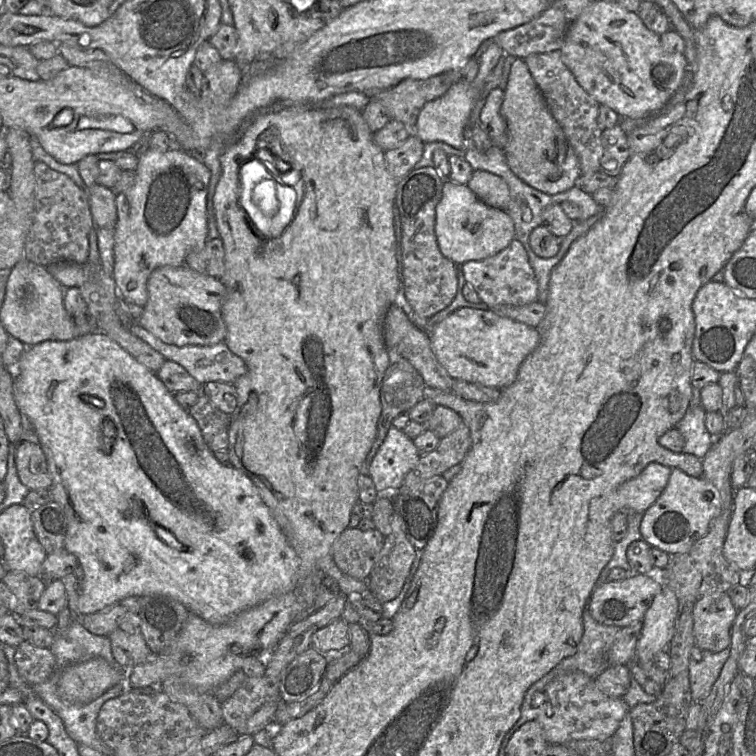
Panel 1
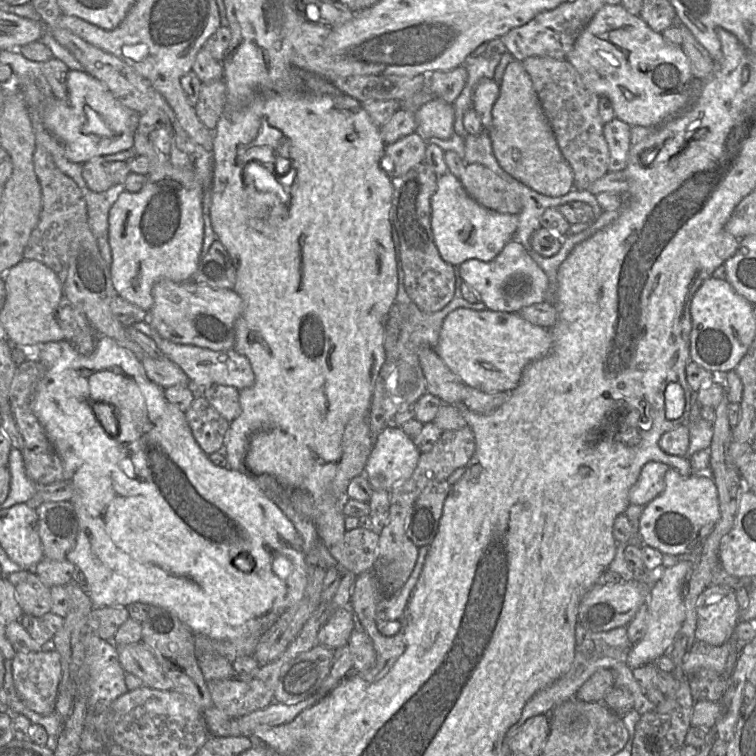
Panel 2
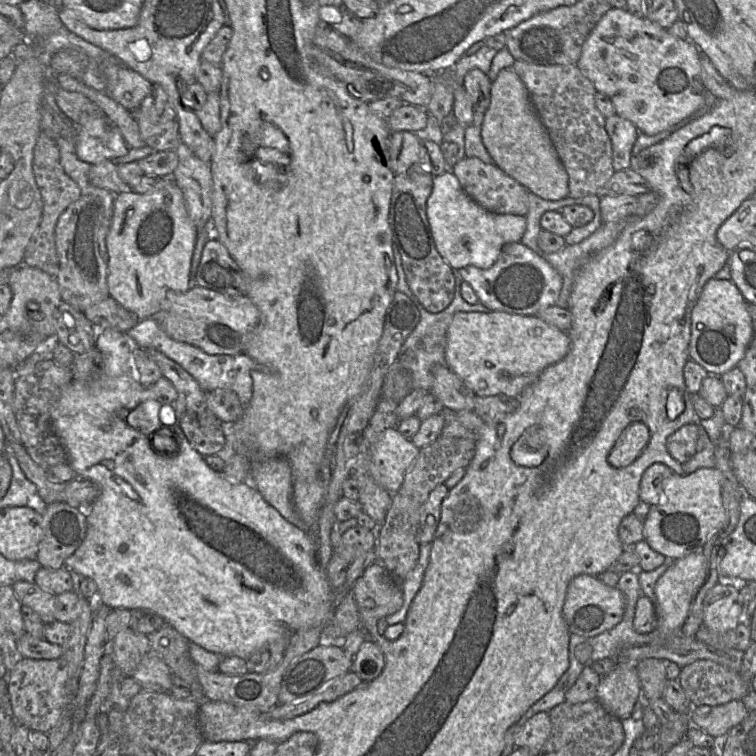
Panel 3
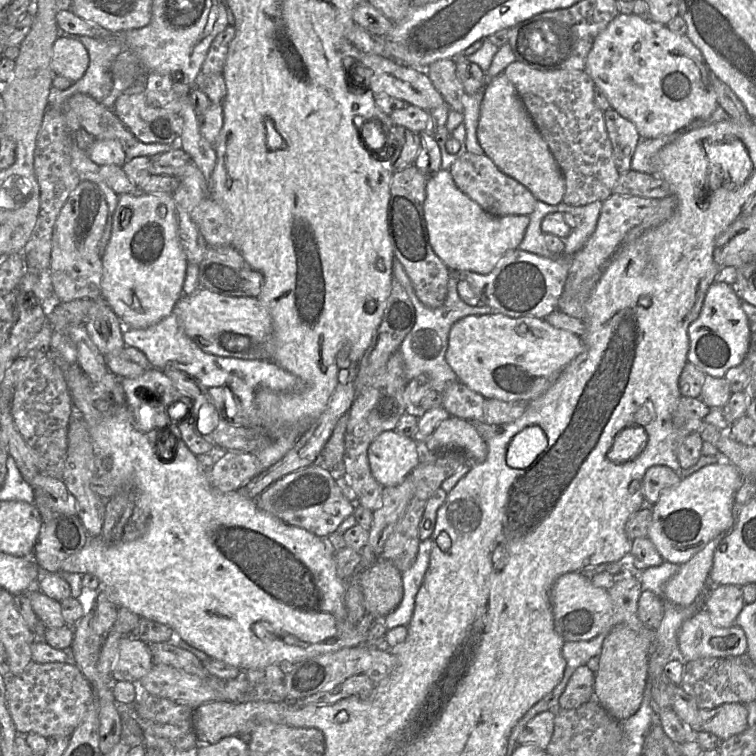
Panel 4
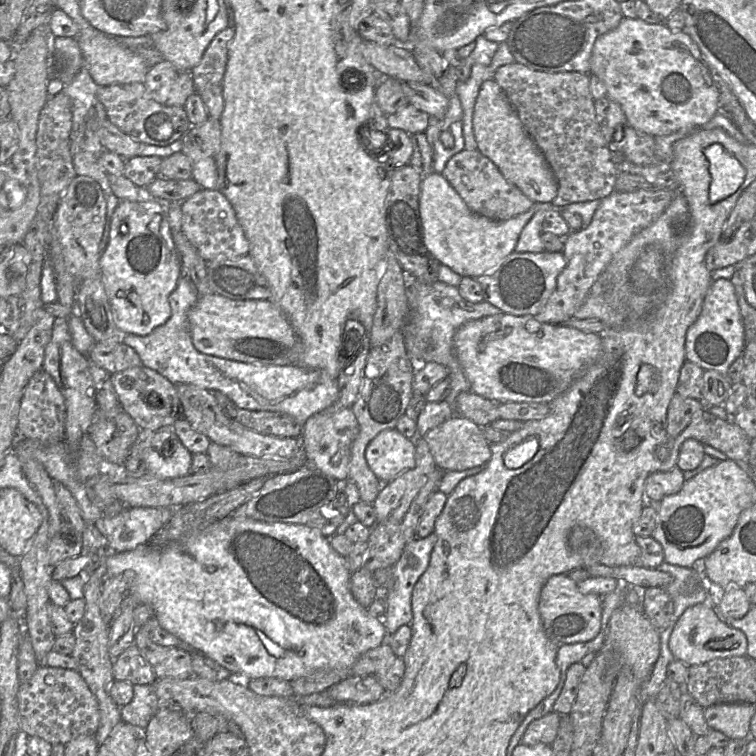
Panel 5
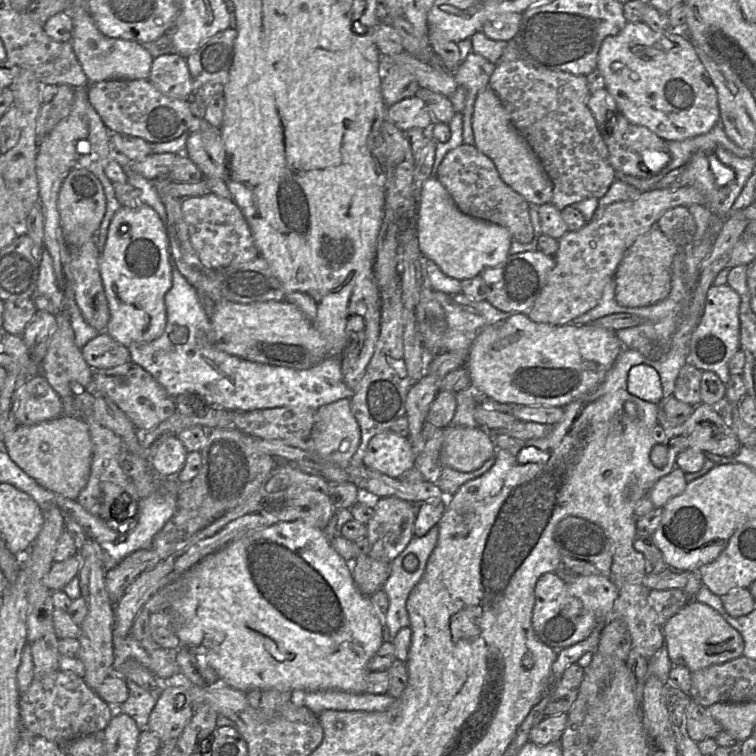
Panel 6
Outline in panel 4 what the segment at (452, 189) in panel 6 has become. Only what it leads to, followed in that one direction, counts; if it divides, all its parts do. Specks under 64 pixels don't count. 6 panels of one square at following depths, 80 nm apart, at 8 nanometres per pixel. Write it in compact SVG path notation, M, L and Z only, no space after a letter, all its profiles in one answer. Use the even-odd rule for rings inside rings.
M466 152L449 168L456 186L484 211L495 216L530 215L536 205L533 194L521 183L502 172L485 154Z

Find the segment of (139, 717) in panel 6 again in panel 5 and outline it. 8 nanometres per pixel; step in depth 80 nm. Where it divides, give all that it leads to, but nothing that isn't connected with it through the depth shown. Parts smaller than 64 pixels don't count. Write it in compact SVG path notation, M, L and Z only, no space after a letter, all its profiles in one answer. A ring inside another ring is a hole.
M134 684L131 702L120 708L122 721L139 729L143 737L144 729L158 709L158 699L155 685Z

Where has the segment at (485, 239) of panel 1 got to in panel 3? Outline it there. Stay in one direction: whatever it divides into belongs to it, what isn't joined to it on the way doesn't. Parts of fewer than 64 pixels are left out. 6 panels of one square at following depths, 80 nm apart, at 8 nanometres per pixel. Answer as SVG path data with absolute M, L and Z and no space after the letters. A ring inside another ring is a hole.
M451 170L433 177L433 189L427 200L427 219L438 253L453 268L473 265L490 268L502 248L511 242L520 242L526 230L526 217L497 214L484 209L465 193Z

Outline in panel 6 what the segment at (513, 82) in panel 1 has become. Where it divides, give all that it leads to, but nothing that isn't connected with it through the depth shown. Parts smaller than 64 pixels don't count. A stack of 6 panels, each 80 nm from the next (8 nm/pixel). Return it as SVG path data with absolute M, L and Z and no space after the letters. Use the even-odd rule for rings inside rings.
M488 86L479 91L472 116L476 148L495 164L501 179L529 204L552 203L553 183L529 144L512 125L495 92Z

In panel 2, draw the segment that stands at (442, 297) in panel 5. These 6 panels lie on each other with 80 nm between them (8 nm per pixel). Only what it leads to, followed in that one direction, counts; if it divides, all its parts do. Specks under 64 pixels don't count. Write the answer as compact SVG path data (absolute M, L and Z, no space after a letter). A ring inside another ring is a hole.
M393 242L395 250L395 258L397 264L398 274L398 289L396 295L396 302L407 306L408 319L404 321L403 328L399 335L396 345L391 351L391 355L387 354L385 362L380 369L377 377L374 393L372 396L371 407L369 412L369 426L372 438L372 447L378 435L389 425L392 425L395 414L407 407L414 405L417 400L427 393L427 381L423 374L418 358L418 349L421 346L429 346L435 348L437 346L440 330L444 319L457 308L467 308L477 311L489 310L482 302L470 303L466 301L461 293L461 284L463 279L460 275L460 266L454 266L455 274L455 293L450 303L442 310L435 313L426 313L421 311L409 298L404 287L404 273L402 271L401 257L398 252L400 248L396 247Z

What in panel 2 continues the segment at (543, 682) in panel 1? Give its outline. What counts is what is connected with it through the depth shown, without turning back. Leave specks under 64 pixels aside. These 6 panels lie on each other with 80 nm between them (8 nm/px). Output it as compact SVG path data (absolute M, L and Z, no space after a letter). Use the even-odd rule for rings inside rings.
M580 622L575 630L575 654L568 671L550 685L535 693L525 704L520 719L507 731L504 741L510 742L527 719L541 714L548 715L559 703L574 698L579 688L598 669L610 669L616 663L625 663L634 644L627 636L627 627L618 627L609 631L594 632L584 627Z

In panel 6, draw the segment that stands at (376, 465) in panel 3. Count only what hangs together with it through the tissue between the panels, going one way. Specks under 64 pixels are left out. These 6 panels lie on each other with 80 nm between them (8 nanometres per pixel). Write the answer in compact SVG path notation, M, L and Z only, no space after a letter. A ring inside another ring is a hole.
M391 430L374 436L363 458L363 466L391 478L399 478L414 463L415 454L408 438Z

